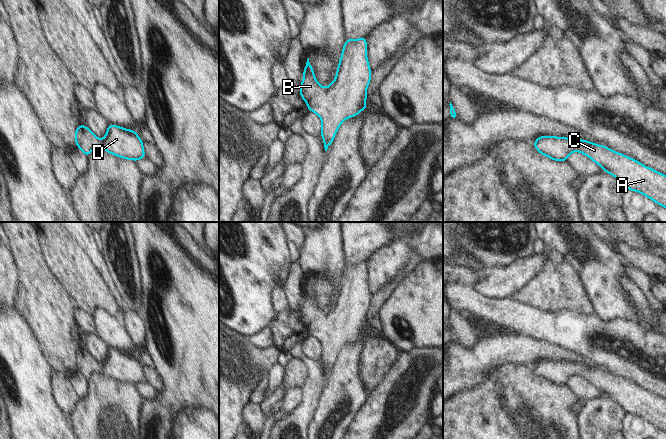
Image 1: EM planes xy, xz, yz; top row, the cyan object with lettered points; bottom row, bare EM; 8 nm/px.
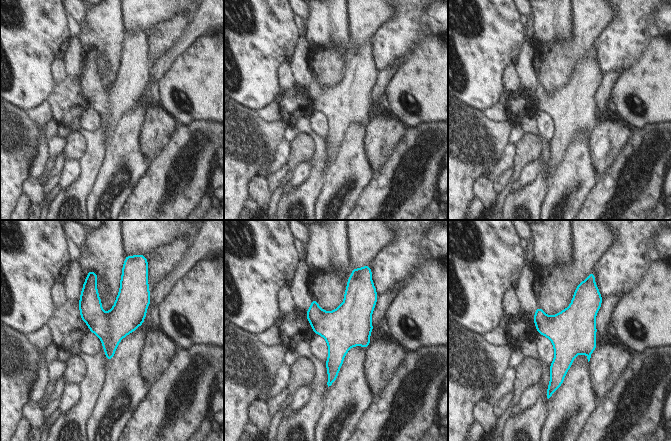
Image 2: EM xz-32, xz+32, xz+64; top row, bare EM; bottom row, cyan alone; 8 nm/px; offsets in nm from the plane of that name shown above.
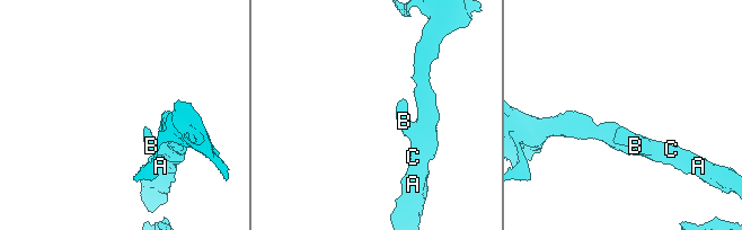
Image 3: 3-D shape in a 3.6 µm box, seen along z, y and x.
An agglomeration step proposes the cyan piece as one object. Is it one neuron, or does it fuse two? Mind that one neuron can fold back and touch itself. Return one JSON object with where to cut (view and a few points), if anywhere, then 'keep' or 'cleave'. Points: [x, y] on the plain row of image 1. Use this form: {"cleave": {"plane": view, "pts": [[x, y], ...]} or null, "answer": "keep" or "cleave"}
{"cleave": null, "answer": "keep"}

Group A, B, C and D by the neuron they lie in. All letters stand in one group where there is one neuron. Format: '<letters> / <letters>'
A B C D

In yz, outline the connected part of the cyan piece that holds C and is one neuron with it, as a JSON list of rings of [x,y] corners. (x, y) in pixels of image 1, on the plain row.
[[[539,360],[533,369],[540,378],[557,386],[567,386],[571,377],[580,376],[618,403],[627,414],[641,417],[666,432],[666,400],[608,370],[557,360]]]

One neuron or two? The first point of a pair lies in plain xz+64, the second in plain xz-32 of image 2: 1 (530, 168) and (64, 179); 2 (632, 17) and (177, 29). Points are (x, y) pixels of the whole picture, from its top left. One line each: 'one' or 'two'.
1: one
2: one

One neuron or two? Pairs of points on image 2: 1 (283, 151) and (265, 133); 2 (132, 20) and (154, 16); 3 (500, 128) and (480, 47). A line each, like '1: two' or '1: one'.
1: one
2: one
3: two

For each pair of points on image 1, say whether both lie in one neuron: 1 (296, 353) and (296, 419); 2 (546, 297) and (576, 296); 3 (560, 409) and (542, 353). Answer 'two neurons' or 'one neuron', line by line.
1: one neuron
2: one neuron
3: two neurons

